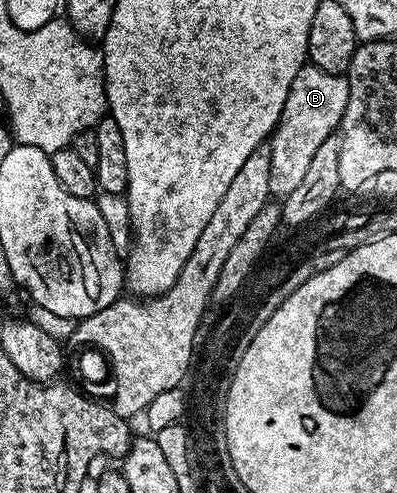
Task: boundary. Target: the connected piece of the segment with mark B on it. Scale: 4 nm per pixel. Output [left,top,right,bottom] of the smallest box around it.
[269,64,350,199]

